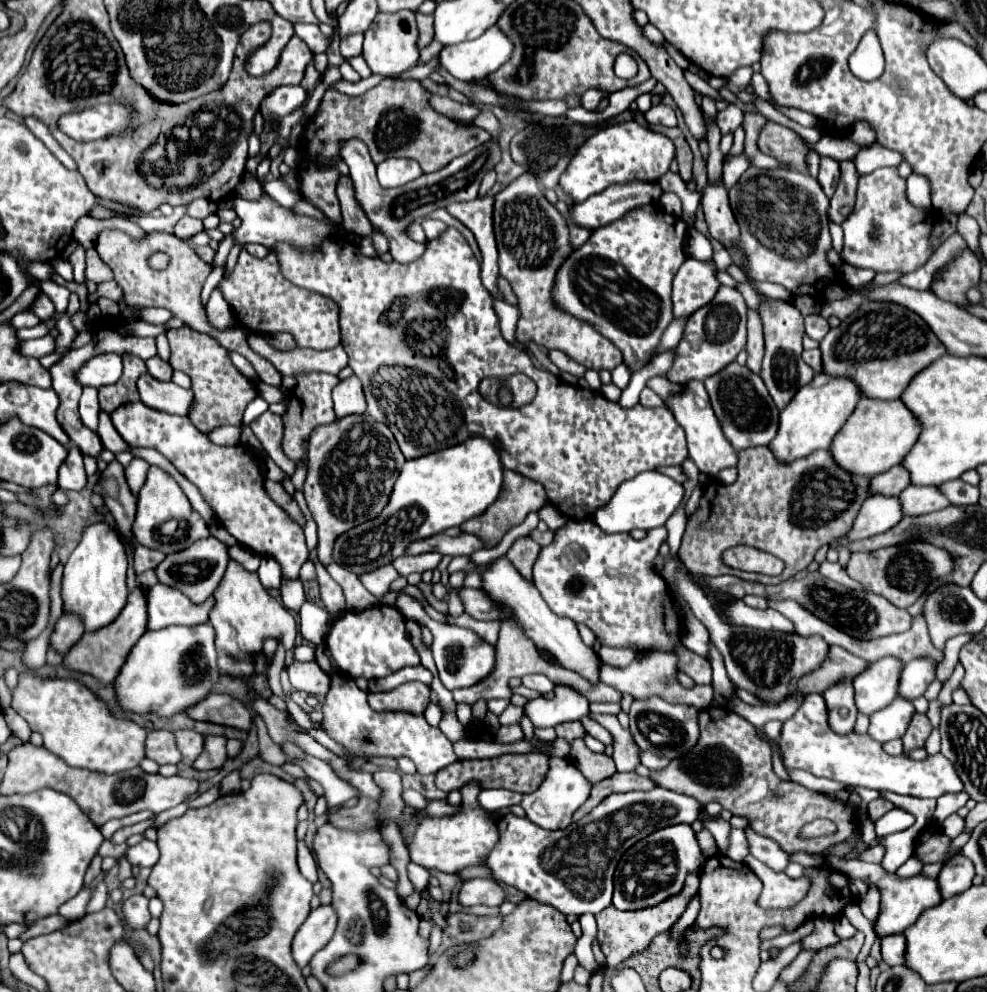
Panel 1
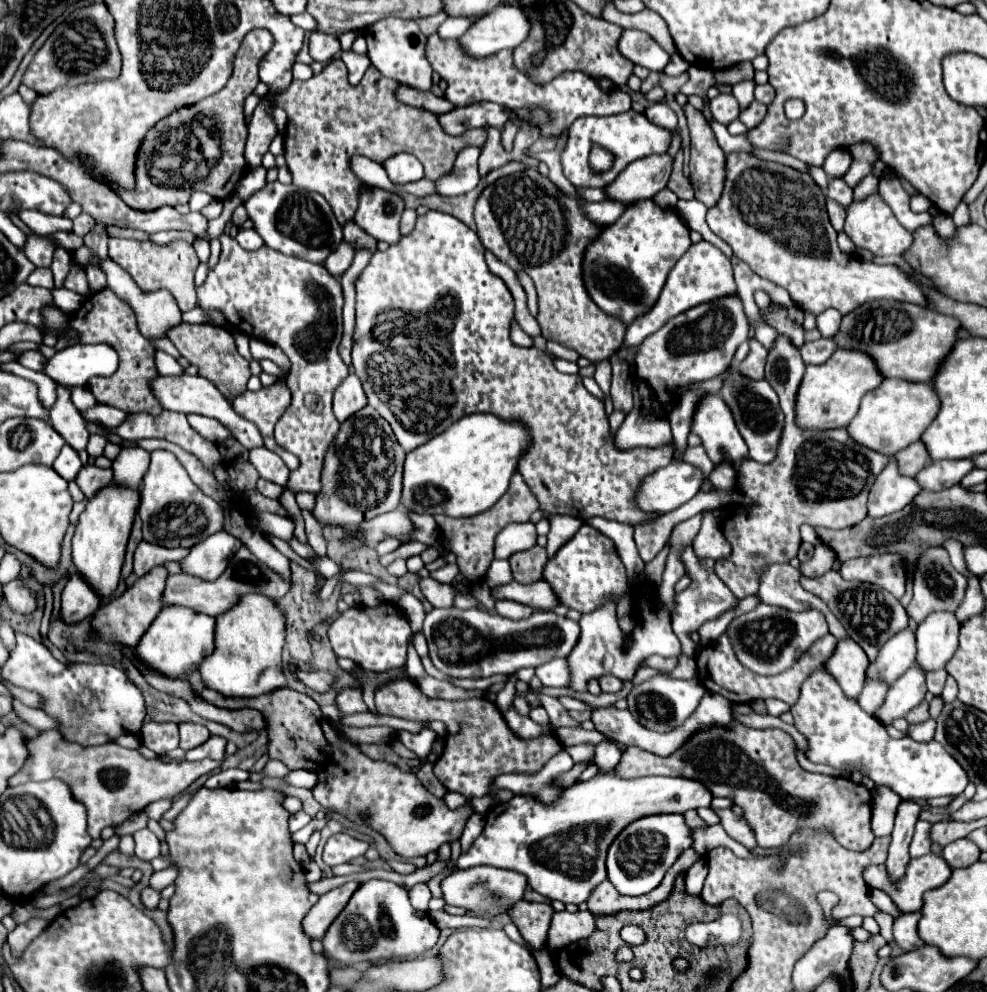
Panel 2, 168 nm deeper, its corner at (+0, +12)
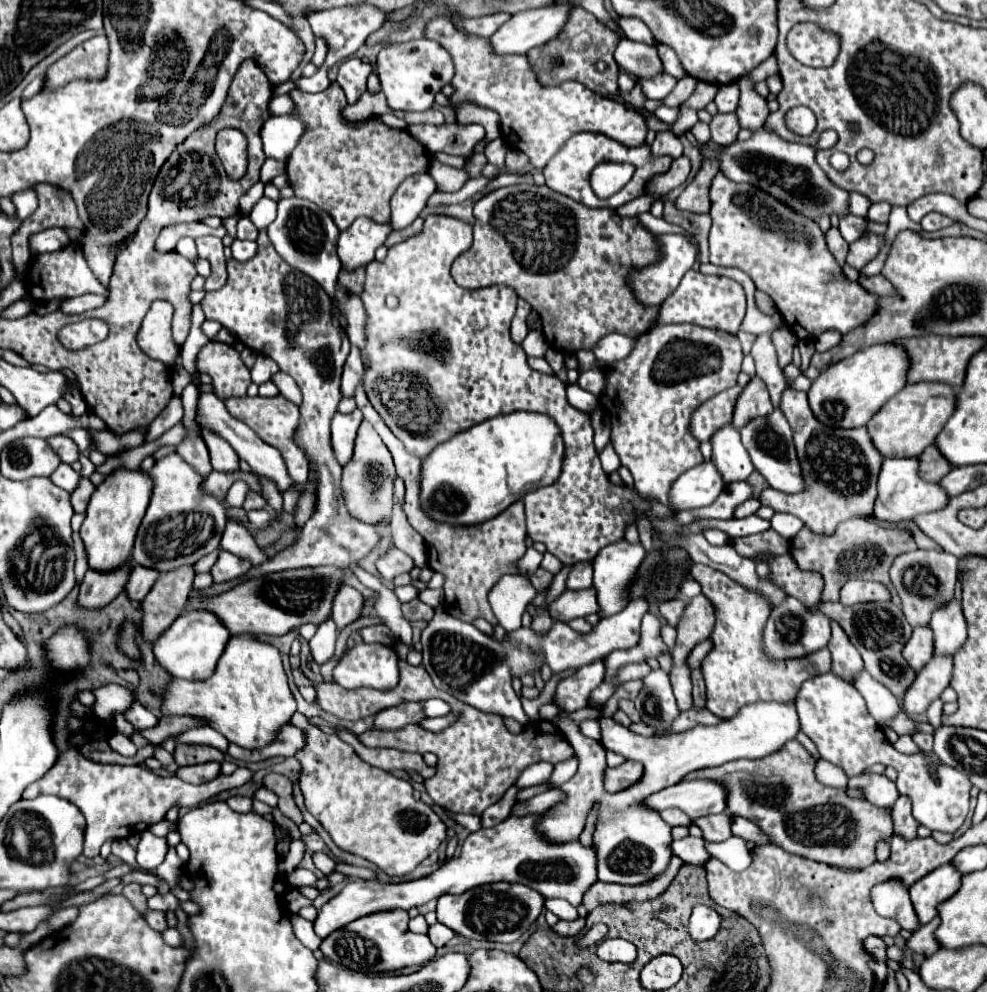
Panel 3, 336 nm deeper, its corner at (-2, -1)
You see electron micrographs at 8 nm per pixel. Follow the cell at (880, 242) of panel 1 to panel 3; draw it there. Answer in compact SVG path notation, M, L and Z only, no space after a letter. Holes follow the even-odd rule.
M866 233L866 237L862 237L862 241L856 241L854 245L850 245L846 263L848 263L850 267L854 267L856 271L862 271L862 267L864 267L866 263L870 263L870 261L878 255L880 245L882 245L882 237L880 237L880 235L876 235L876 233Z

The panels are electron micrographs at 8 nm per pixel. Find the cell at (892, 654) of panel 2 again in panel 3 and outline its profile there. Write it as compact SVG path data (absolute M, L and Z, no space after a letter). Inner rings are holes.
M914 627L914 633L910 637L910 641L906 643L902 655L906 657L906 661L910 663L910 667L920 669L922 665L926 665L932 655L934 655L934 633L926 627Z

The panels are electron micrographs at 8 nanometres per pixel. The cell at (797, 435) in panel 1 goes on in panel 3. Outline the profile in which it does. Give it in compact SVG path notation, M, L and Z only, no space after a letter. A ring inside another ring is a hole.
M882 343L866 347L852 357L846 357L830 369L822 371L818 379L812 383L808 391L808 401L814 415L830 427L862 427L870 421L880 407L892 399L898 391L902 391L908 383L910 371L910 357L902 345L896 343Z

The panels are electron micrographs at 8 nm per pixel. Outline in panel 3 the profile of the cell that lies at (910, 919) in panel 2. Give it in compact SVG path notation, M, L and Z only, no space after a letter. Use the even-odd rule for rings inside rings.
M932 919L928 925L922 925L918 929L918 933L912 933L912 937L908 939L908 947L914 951L914 953L922 953L926 957L930 957L932 953L936 953L940 949L940 943L936 941L934 937L934 931L938 929L940 925L940 919Z

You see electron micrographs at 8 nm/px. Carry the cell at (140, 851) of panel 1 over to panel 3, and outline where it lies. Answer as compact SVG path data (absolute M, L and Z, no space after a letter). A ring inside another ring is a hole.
M144 831L140 837L140 843L136 847L136 863L142 869L154 871L168 853L168 841L162 837L152 835L150 831Z

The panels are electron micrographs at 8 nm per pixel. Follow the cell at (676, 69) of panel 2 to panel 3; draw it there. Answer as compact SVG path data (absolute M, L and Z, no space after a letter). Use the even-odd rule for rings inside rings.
M662 71L660 75L656 75L654 79L638 79L646 99L652 101L662 101L664 97L668 97L676 85L676 79L672 75L668 75L666 71Z

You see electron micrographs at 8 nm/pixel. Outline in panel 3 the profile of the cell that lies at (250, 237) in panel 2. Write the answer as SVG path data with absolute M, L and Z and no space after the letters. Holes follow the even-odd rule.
M236 239L232 243L232 257L238 259L238 261L246 261L246 259L254 257L254 253L256 253L256 243L254 241L240 241L240 239Z

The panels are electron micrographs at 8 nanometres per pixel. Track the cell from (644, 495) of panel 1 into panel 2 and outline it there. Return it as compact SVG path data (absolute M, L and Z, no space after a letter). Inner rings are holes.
M674 460L640 480L634 502L646 514L666 514L686 504L700 490L702 480L698 468Z

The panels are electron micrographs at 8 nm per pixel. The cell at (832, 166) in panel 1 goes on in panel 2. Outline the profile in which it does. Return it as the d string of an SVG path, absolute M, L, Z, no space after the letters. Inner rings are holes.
M828 178L826 196L836 200L836 202L840 202L844 208L854 200L852 198L852 188L844 182L844 178Z

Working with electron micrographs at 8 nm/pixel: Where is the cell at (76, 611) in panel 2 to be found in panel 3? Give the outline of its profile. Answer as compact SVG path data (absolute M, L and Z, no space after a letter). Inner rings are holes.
M130 559L112 571L98 573L94 569L88 569L82 585L80 585L80 595L78 601L86 609L102 609L106 607L116 595L120 595L130 579L132 565Z

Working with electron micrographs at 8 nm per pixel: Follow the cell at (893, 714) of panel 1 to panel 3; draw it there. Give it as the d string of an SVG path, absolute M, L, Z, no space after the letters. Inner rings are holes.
M934 655L920 671L914 685L906 691L904 709L910 715L920 715L928 705L940 697L952 679L952 657Z

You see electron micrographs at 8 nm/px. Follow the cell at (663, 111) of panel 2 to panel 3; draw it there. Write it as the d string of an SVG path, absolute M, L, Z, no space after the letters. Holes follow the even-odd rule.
M664 131L664 133L656 133L656 141L652 143L650 151L652 151L654 157L668 155L668 157L676 159L676 157L682 155L682 143L678 141L678 137L674 133Z

